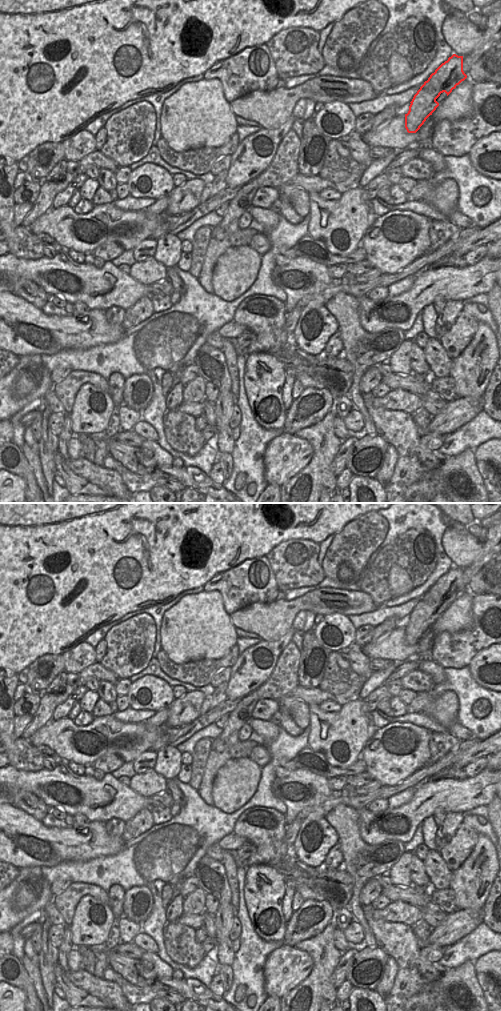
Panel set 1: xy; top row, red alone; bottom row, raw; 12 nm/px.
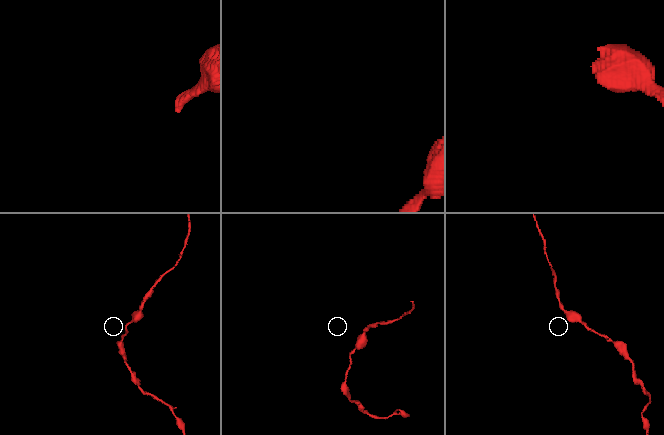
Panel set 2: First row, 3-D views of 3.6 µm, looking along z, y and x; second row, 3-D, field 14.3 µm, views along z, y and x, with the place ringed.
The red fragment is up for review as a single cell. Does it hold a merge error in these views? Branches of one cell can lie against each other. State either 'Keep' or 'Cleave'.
Keep

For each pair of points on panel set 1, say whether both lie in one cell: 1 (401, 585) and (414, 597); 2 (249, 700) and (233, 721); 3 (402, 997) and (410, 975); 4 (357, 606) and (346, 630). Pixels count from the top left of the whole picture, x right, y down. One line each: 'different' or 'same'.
1: different
2: same
3: same
4: different

